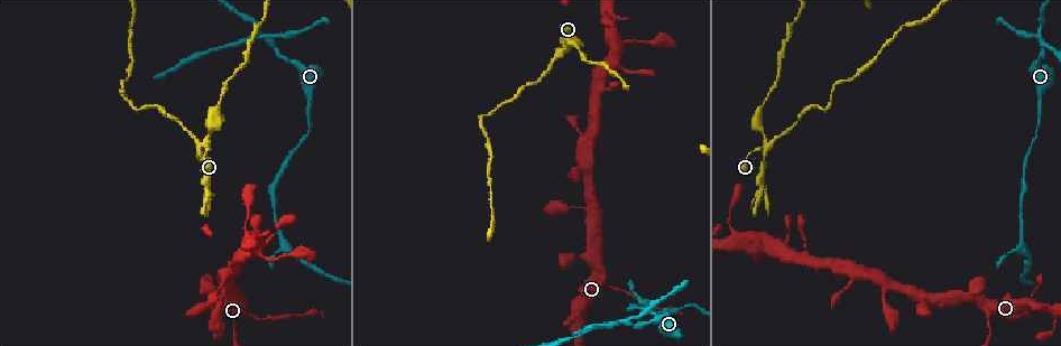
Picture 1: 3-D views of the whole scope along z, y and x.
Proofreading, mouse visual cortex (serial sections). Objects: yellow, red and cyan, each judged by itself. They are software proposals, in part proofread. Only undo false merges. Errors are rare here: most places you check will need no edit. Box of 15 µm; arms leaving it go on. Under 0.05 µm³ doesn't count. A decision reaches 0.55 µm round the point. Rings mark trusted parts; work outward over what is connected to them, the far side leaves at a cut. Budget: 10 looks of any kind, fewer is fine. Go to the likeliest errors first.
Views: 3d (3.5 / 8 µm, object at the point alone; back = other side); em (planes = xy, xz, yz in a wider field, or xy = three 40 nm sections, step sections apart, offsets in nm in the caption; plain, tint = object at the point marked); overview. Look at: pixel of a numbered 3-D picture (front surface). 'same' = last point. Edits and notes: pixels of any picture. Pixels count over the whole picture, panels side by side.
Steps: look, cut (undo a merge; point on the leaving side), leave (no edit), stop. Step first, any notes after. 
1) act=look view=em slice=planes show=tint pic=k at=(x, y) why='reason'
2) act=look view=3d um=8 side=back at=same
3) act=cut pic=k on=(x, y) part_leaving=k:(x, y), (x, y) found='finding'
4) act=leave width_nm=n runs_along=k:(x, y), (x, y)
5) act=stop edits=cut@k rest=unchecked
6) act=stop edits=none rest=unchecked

act=look view=3d um=3.5 pic=1 at=(264, 34)

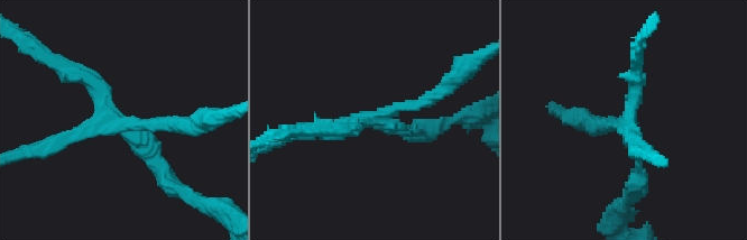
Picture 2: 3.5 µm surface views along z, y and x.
act=look view=em slice=xy step=1 show=plain pic=2 at=(622, 124) why='now the EM'

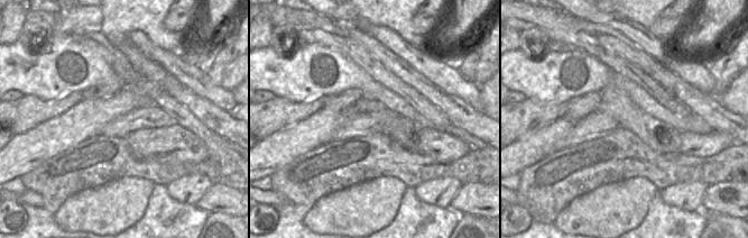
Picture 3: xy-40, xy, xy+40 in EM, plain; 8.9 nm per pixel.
act=look view=em slice=xy step=1 show=tint at=same why='with the object marked'

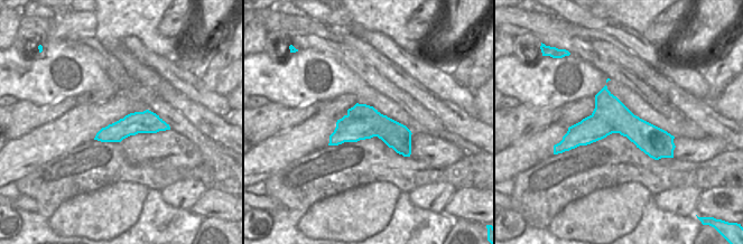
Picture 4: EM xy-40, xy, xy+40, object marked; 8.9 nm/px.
act=cut pic=2 on=(171, 122) part_leaving=2:(114, 126), (98, 122), (29, 154) found='two cells meet here'

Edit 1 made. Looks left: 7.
act=look view=em slice=xy step=5 show=tint pic=1 at=(764, 145) why='thin neck'

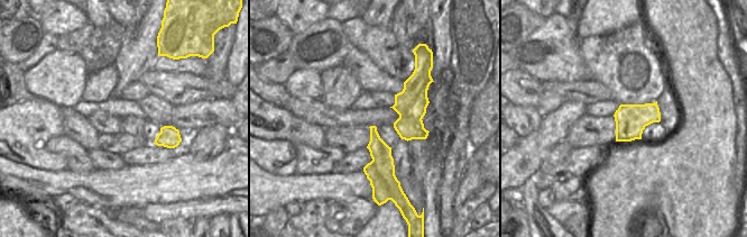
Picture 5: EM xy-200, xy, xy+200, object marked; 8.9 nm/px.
act=look view=3d um=3.5 side=back at=same why='see where the arms go'

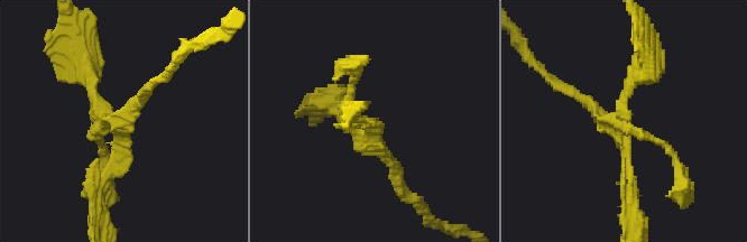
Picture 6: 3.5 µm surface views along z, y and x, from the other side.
act=leave width_nm=160 runs_along=6:(672, 155), (569, 92) found='all the same cell'

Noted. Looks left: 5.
act=look view=3d um=3.5 pic=1 at=(585, 208) why='side arm on a straight run'

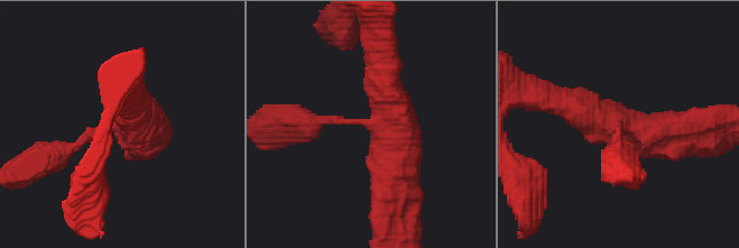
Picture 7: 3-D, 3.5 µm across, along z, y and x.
act=look view=em slice=xy step=2 show=tint pic=7 at=(374, 124) arms=3 arm_widths_nm=150,350,600

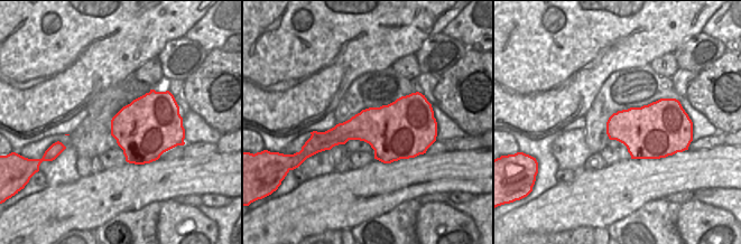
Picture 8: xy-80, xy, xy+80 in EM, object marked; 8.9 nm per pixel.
act=leave runs_along=7:(685, 134), (602, 124), (545, 97) found='continuous, no second cell'

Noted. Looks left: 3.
act=look view=3d um=8 pic=1 at=(1053, 332) why='abrupt turn'

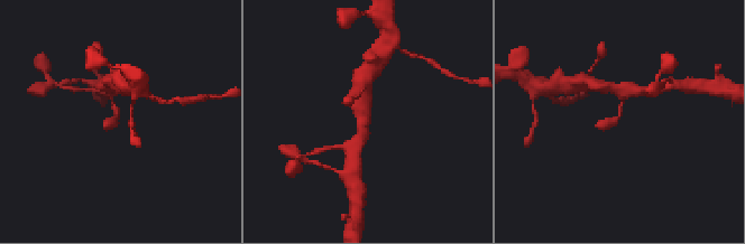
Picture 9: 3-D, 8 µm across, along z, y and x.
act=look view=em slice=xy step=3 show=tint pic=9 at=(115, 116) why='shape alone is not enough'

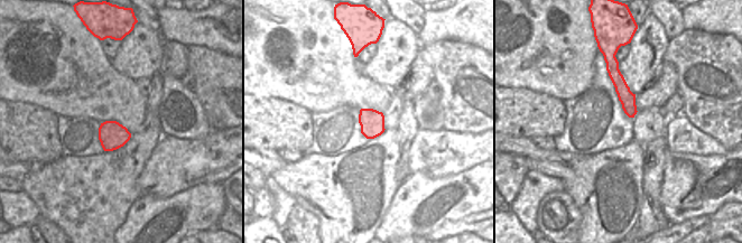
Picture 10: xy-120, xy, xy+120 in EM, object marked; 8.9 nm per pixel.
act=leave runs_along=10:(609, 65), (628, 99), (631, 114) found='all the same cell'

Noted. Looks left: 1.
act=stop edits=cut@2 rest=unchecked

